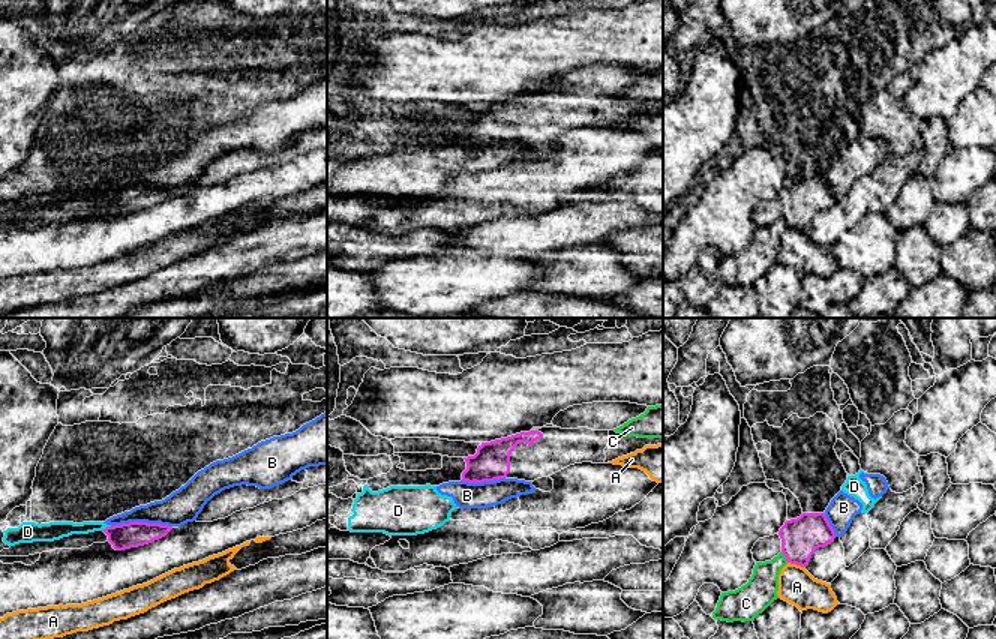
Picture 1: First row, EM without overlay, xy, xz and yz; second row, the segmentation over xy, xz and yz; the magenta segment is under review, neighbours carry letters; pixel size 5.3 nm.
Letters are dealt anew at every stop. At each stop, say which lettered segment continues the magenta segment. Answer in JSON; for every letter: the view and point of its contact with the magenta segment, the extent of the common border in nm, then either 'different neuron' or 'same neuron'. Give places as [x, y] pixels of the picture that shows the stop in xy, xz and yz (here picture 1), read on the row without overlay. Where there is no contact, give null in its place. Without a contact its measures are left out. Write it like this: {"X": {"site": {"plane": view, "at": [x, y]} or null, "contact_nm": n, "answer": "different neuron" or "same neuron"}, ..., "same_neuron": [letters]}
{"A": {"site": {"plane": "yz", "at": [797, 228]}, "contact_nm": 100, "answer": "different neuron"}, "B": {"site": {"plane": "xy", "at": [141, 186]}, "contact_nm": 320, "answer": "different neuron"}, "C": {"site": {"plane": "yz", "at": [785, 219]}, "contact_nm": 70, "answer": "different neuron"}, "D": {"site": {"plane": "xy", "at": [107, 191]}, "contact_nm": 60, "answer": "different neuron"}, "same_neuron": []}

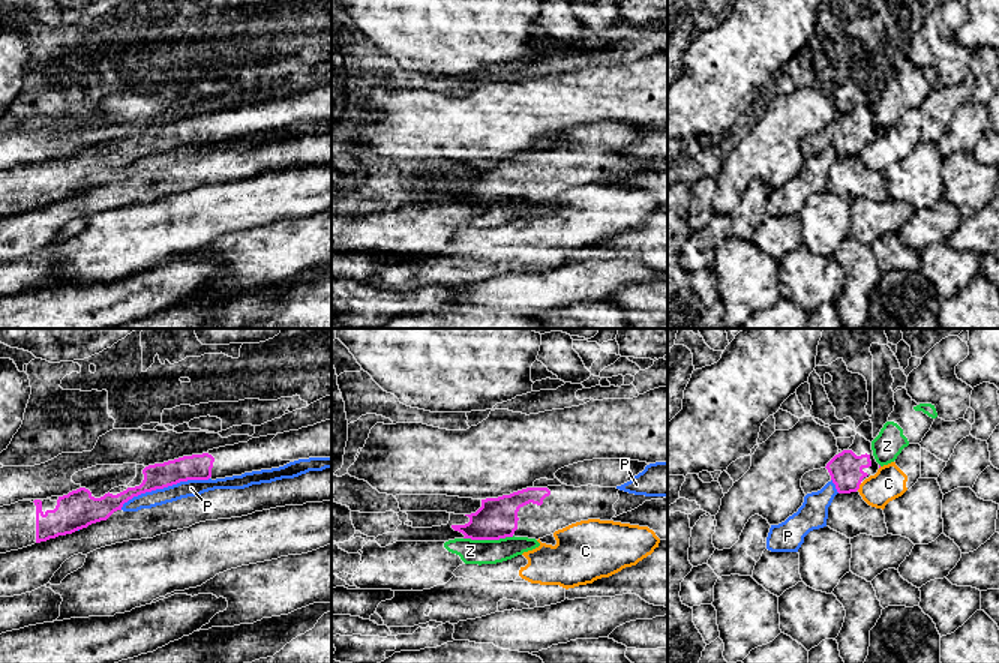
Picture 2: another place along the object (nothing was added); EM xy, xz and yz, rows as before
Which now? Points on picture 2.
{"C": {"site": {"plane": "yz", "at": [858, 150]}, "contact_nm": 50, "answer": "different neuron"}, "P": {"site": {"plane": "xy", "at": [164, 150]}, "contact_nm": 500, "answer": "different neuron"}, "Z": {"site": {"plane": "xz", "at": [488, 203]}, "contact_nm": 280, "answer": "different neuron"}, "same_neuron": []}

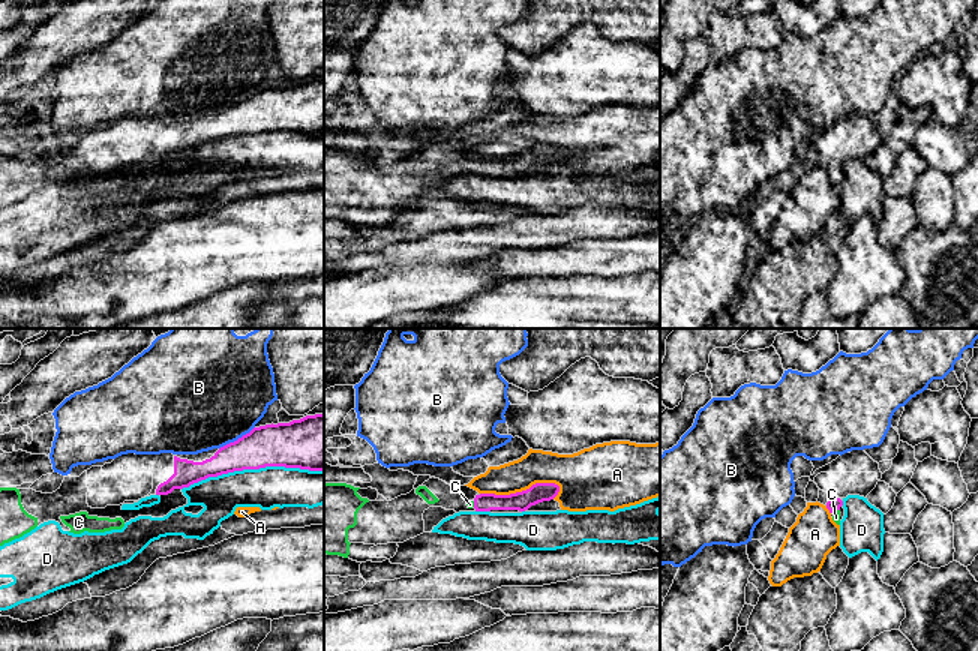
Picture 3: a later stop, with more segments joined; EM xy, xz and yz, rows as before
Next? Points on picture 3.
{"A": {"site": {"plane": "xz", "at": [519, 156]}, "contact_nm": 440, "answer": "different neuron"}, "B": {"site": {"plane": "xy", "at": [237, 104]}, "contact_nm": 220, "answer": "different neuron"}, "C": {"site": {"plane": "yz", "at": [834, 174]}, "contact_nm": 50, "answer": "same neuron"}, "D": {"site": {"plane": "xy", "at": [252, 132]}, "contact_nm": 750, "answer": "different neuron"}, "same_neuron": ["C"]}

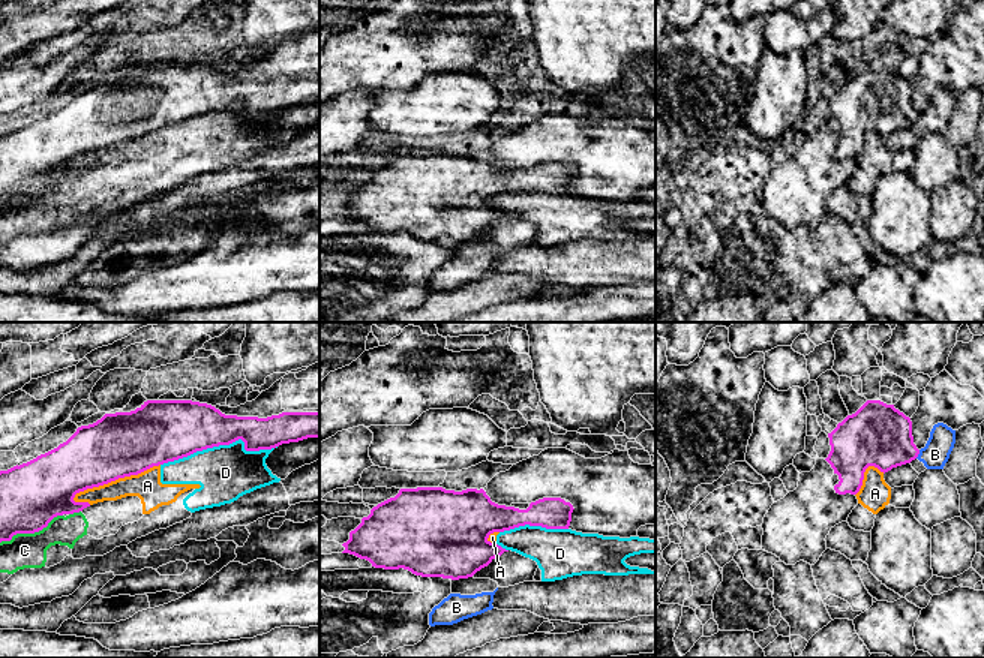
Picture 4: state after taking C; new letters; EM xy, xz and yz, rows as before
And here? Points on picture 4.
{"A": {"site": {"plane": "xy", "at": [114, 144]}, "contact_nm": 500, "answer": "different neuron"}, "B": {"site": {"plane": "yz", "at": [918, 117]}, "contact_nm": 50, "answer": "different neuron"}, "C": {"site": {"plane": "xy", "at": [30, 197]}, "contact_nm": 360, "answer": "different neuron"}, "D": {"site": {"plane": "xy", "at": [221, 108]}, "contact_nm": 650, "answer": "different neuron"}, "same_neuron": []}

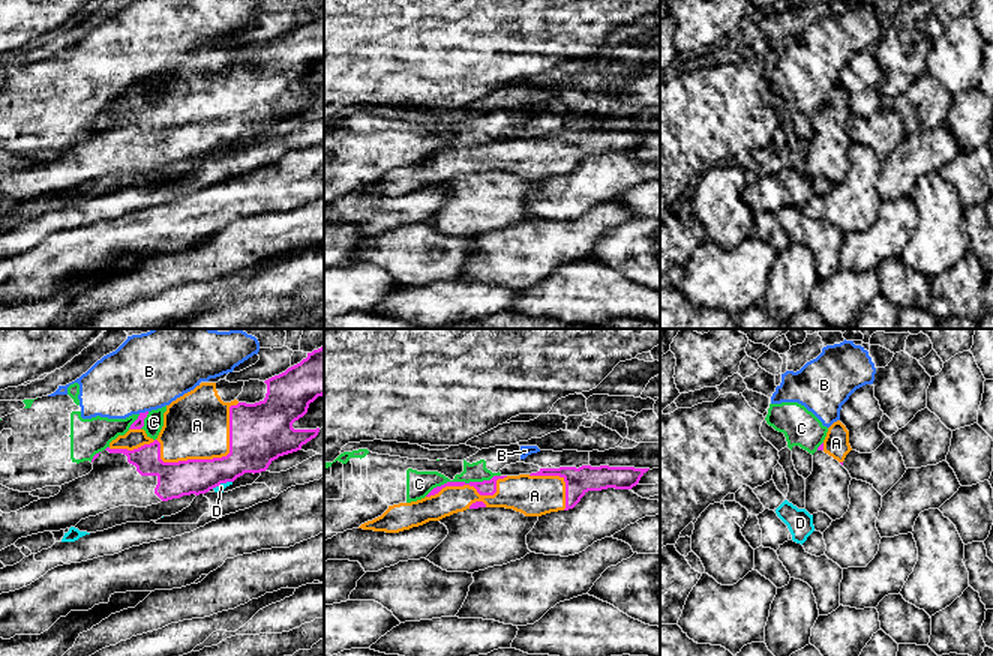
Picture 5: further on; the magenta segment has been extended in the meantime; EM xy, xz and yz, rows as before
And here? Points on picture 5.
{"A": {"site": {"plane": "xy", "at": [188, 123]}, "contact_nm": 750, "answer": "same neuron"}, "B": {"site": {"plane": "xy", "at": [143, 77]}, "contact_nm": 60, "answer": "different neuron"}, "C": {"site": {"plane": "xz", "at": [462, 146]}, "contact_nm": 420, "answer": "different neuron"}, "D": {"site": {"plane": "xy", "at": [221, 146]}, "contact_nm": 120, "answer": "different neuron"}, "same_neuron": ["A"]}

